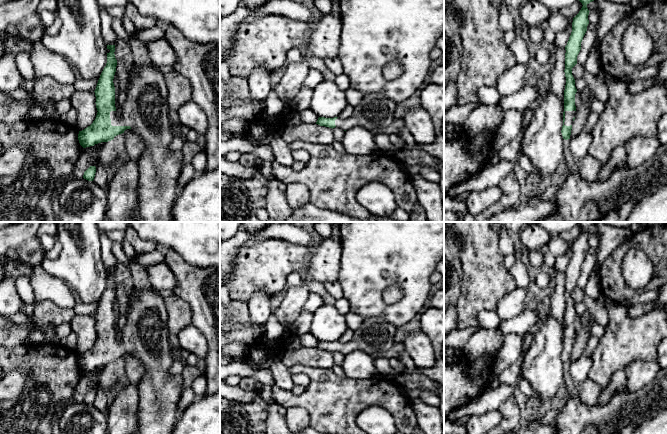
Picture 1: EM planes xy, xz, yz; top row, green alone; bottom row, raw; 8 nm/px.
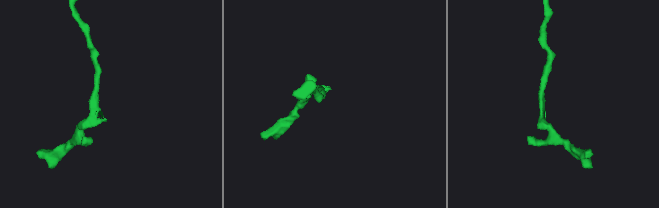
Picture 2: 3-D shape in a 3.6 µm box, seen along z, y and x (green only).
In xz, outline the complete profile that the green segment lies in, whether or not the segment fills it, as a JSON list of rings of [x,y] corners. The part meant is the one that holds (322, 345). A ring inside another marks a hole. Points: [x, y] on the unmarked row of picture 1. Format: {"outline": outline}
{"outline": [[[368,318],[354,331],[354,336],[350,342],[319,341],[316,348],[332,353],[338,351],[342,354],[361,351],[373,356],[388,351],[394,345],[396,329],[396,326],[380,318]]]}

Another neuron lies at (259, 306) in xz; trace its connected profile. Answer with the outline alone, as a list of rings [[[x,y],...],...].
[[[256,291],[247,302],[249,325],[265,325],[271,314],[271,297],[265,291]]]

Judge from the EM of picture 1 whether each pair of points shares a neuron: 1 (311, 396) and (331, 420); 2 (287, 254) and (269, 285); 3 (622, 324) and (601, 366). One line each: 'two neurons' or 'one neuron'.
1: one neuron
2: one neuron
3: one neuron

